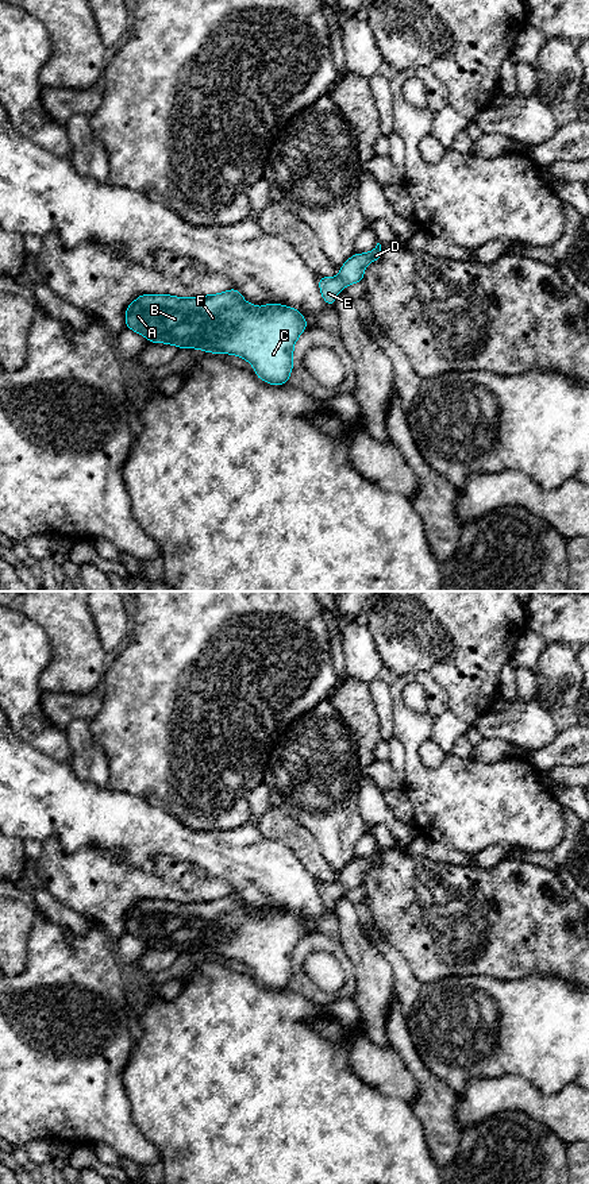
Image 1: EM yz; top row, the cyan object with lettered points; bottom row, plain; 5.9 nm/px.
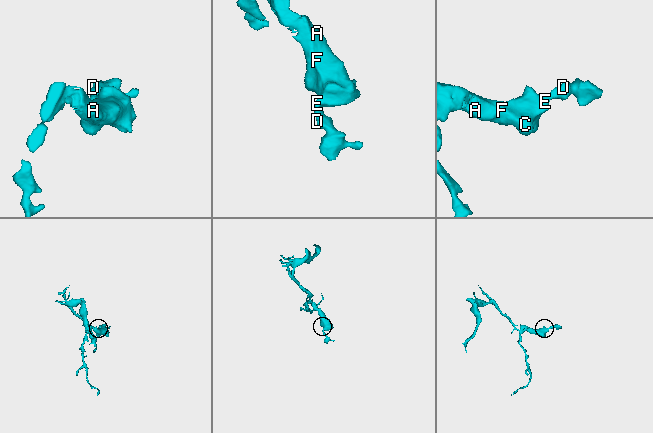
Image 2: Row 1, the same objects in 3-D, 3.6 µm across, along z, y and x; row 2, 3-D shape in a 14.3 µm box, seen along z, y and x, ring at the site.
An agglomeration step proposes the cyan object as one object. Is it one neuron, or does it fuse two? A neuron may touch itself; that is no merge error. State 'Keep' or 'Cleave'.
Keep

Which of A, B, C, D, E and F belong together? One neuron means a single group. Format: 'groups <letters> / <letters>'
groups A B C D E F

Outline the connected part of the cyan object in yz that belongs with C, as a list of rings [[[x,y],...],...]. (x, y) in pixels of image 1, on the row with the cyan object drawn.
[[[230,289],[220,294],[190,298],[142,294],[127,306],[126,325],[153,343],[238,355],[253,365],[259,379],[284,385],[293,369],[293,346],[307,329],[307,319],[299,309],[274,302],[258,308],[246,302],[239,290]]]

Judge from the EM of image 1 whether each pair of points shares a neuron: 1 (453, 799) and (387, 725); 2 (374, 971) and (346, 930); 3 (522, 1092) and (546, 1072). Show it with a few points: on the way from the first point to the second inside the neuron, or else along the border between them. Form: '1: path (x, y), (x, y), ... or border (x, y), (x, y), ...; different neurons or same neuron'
1: border (393, 701), (392, 736); different neurons
2: path (368, 961), (353, 940); same neuron
3: border (500, 1076), (518, 1073), (545, 1094), (562, 1088); different neurons

